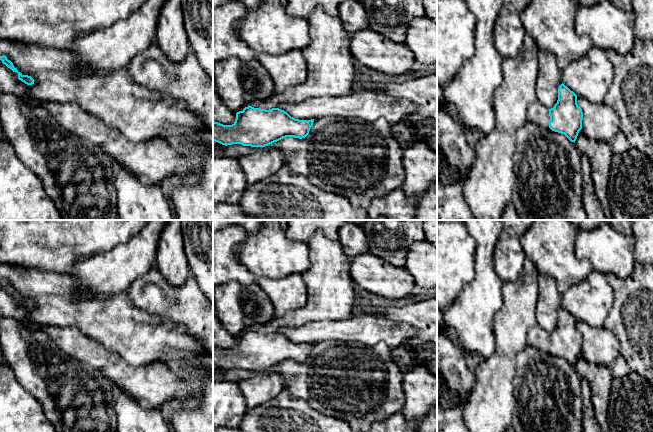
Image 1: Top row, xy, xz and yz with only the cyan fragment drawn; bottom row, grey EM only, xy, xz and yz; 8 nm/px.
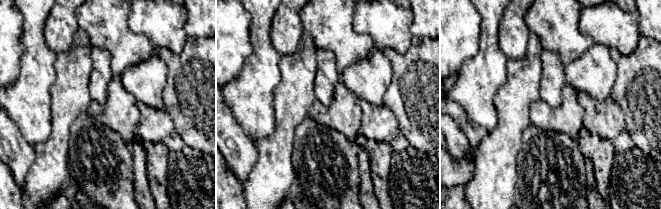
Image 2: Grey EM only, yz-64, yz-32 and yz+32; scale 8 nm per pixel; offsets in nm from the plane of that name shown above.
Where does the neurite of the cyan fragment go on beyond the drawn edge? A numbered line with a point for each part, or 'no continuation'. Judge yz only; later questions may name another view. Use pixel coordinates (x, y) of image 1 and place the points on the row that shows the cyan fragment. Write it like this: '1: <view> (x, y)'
1: yz (537, 113)

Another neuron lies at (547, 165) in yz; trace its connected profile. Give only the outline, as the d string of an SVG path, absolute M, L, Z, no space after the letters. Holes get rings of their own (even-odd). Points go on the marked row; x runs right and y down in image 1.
M527 121L518 130L516 137L514 170L520 198L531 220L587 220L588 213L582 200L581 154L576 144L564 134L541 128Z

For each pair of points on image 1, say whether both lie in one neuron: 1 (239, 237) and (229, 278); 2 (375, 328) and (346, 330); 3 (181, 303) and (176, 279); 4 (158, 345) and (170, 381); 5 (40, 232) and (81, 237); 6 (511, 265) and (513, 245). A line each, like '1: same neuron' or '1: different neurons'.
1: same neuron
2: same neuron
3: different neurons
4: different neurons
5: same neuron
6: same neuron

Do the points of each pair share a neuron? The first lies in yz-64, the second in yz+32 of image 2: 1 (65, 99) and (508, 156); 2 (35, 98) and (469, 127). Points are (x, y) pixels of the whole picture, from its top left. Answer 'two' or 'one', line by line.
1: one
2: two

